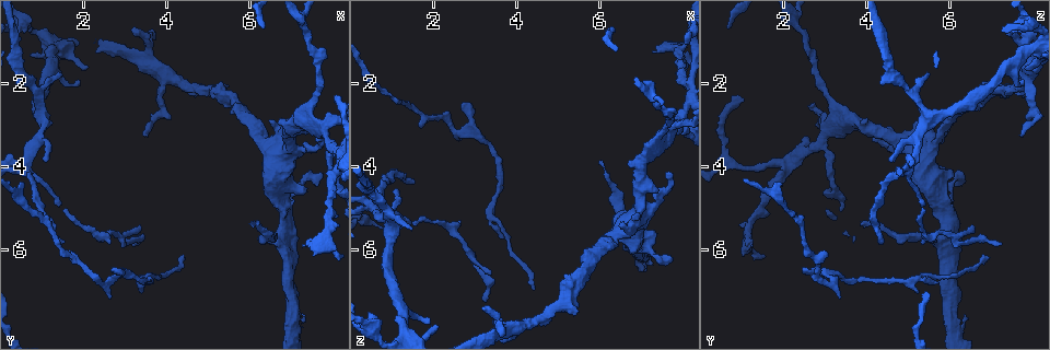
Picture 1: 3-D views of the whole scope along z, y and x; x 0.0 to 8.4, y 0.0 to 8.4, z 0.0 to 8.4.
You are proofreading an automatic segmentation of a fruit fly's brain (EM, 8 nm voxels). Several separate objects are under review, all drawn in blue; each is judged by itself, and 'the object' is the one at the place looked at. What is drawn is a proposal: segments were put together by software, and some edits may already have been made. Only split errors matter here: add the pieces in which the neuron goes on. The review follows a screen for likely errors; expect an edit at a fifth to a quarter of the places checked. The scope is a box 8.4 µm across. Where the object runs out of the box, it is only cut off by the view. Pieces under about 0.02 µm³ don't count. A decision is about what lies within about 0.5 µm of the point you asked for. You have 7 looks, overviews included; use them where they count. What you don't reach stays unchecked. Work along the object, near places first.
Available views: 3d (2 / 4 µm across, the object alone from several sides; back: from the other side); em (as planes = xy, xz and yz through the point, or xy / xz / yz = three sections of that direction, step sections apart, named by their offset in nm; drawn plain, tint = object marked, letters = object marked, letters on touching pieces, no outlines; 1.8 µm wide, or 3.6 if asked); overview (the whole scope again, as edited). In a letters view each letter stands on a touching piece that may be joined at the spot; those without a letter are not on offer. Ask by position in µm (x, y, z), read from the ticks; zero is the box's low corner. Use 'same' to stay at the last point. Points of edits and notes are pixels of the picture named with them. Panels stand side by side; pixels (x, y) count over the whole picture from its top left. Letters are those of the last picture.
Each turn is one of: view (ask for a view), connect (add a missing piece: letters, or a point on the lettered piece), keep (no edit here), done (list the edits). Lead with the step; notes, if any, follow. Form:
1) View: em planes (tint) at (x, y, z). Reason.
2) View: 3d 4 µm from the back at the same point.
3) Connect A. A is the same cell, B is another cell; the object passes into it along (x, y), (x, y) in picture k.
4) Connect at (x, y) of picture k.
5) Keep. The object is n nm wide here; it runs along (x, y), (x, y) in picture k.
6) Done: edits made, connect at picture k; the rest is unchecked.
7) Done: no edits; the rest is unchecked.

View: em xy step 16 (letters) at (7.60, 4.50, 6.15). An open end.

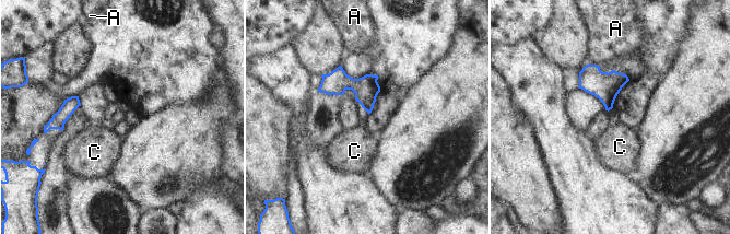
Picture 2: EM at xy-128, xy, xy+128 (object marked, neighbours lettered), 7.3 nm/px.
View: em planes (letters) at the same point.

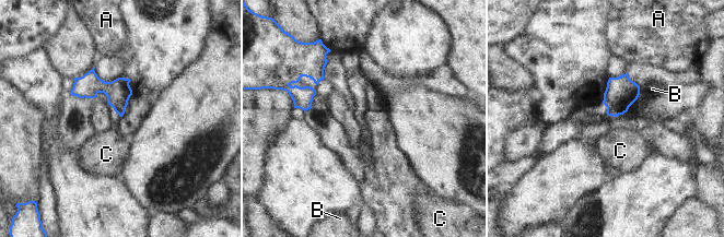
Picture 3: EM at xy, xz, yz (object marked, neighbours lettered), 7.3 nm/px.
Keep. A, B and C are other cells; none of them fits.

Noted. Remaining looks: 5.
View: em planes (letters) at (6.00, 5.35, 3.85). Free end.

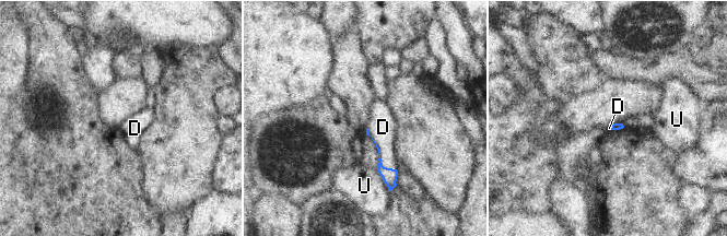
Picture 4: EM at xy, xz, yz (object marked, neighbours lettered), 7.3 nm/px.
Connect D. D is the same cell, U is another cell; it goes on there.

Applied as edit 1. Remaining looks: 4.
View: overview.

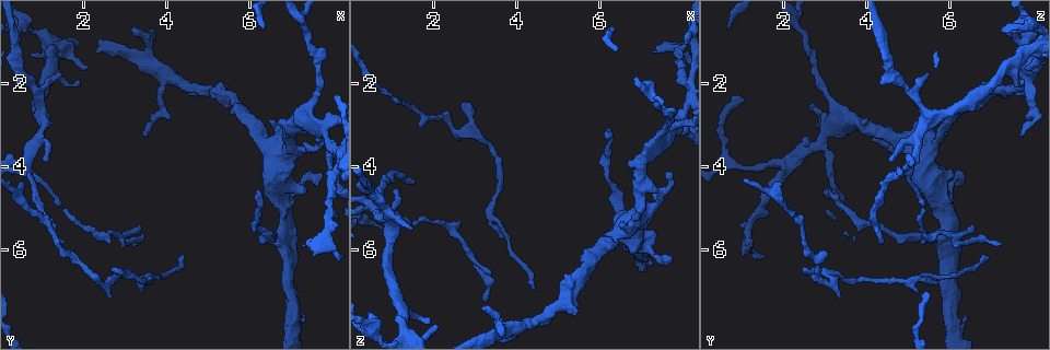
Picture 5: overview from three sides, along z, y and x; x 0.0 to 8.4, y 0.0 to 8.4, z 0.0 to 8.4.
View: em planes (letters) at (3.50, 3.30, 7.65). An open end.

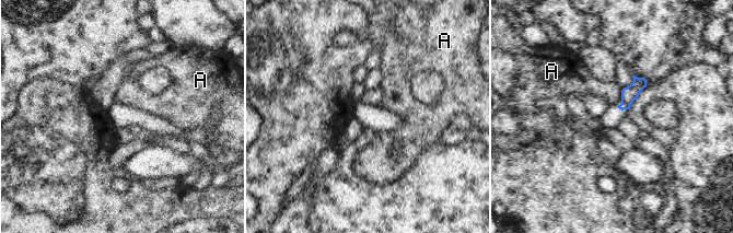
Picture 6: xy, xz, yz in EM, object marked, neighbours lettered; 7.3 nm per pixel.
Keep. The object is 100 nm wide here; A is another cell; no lettered piece goes on from it.

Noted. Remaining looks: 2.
Done: edits made, connect at picture 4; the rest is unchecked.

